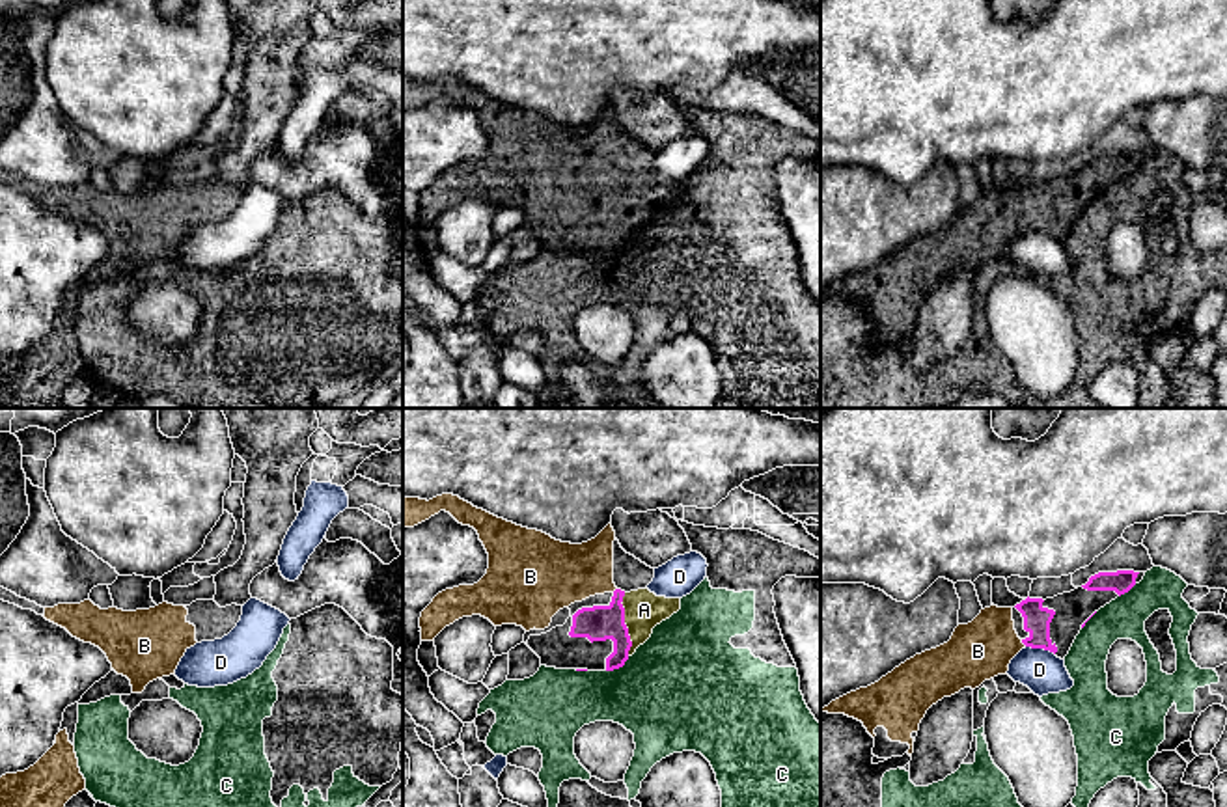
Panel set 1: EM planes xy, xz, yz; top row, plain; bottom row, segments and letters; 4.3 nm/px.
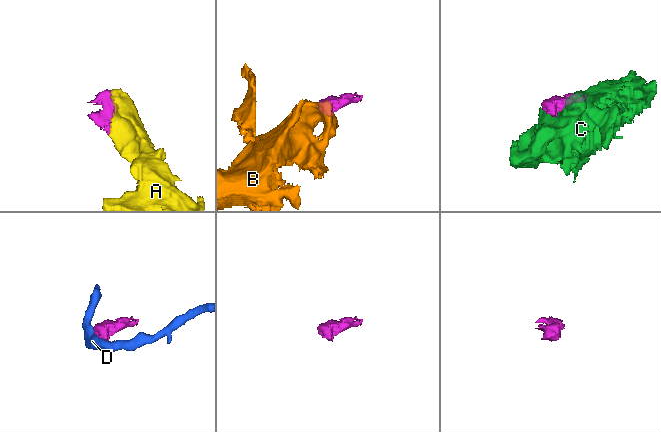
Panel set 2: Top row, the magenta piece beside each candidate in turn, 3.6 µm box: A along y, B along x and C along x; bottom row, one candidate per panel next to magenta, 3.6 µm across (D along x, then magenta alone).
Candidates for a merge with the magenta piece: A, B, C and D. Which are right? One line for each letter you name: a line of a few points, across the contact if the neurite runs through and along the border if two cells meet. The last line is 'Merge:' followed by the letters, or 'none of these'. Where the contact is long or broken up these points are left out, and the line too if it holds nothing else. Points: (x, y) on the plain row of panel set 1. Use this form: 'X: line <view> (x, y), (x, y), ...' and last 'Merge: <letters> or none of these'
B: line yz (1037, 202), (1037, 215), (1024, 226), (989, 226), (978, 233)
Merge: A, B

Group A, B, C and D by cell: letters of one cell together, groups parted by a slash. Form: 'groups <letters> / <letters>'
groups A B / C / D

